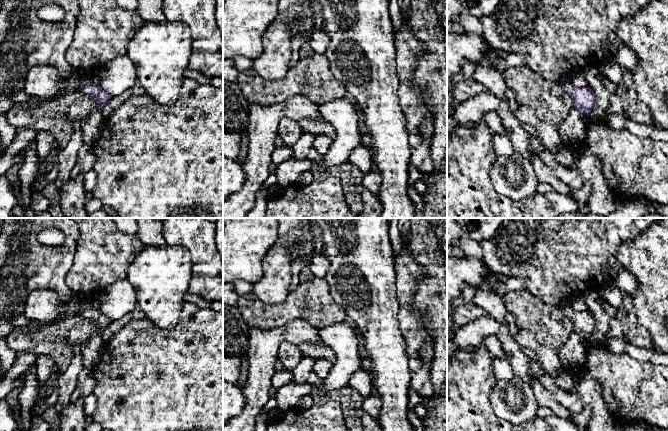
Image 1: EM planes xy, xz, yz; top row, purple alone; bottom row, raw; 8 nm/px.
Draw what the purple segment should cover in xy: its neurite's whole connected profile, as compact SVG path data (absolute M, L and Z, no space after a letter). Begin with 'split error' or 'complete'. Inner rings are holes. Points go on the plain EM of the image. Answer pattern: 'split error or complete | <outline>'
split error | M35 289L29 294L21 312L29 321L44 323L54 322L61 315L69 317L80 314L93 321L97 325L99 333L101 333L110 325L112 320L99 309L94 309L90 306L81 310L80 308L84 300L74 294L66 304L66 309L61 311L60 305L62 300L57 291L52 289Z

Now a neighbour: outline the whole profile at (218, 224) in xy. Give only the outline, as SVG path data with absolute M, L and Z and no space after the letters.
M217 218L215 225L215 243L223 260L223 218Z

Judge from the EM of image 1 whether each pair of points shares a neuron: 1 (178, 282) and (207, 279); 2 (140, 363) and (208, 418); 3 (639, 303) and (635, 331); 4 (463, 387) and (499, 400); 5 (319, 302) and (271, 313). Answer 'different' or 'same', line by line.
1: different
2: same
3: different
4: different
5: same

